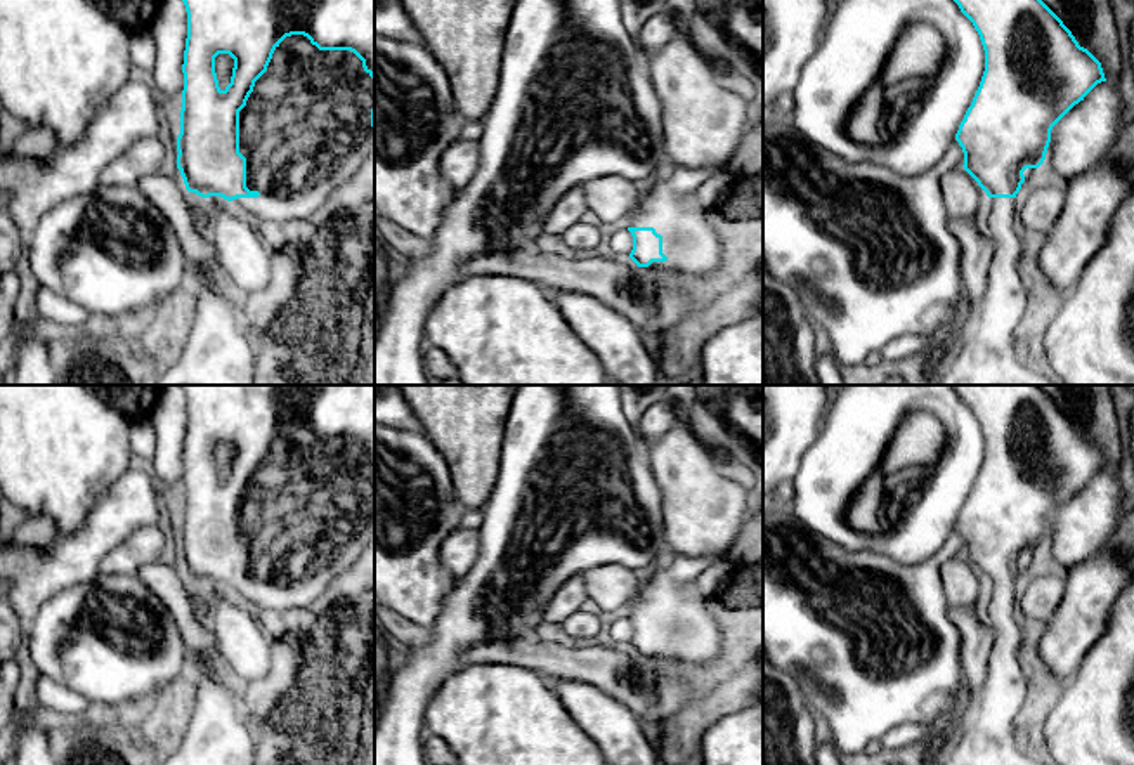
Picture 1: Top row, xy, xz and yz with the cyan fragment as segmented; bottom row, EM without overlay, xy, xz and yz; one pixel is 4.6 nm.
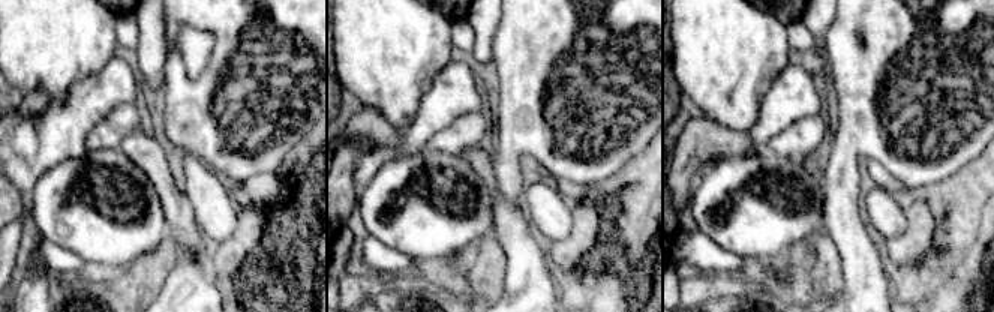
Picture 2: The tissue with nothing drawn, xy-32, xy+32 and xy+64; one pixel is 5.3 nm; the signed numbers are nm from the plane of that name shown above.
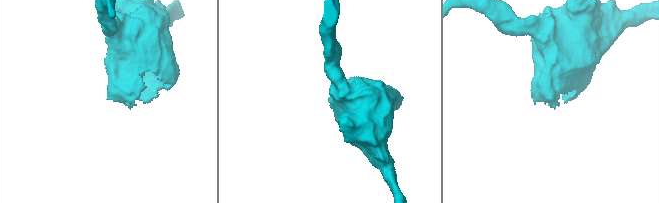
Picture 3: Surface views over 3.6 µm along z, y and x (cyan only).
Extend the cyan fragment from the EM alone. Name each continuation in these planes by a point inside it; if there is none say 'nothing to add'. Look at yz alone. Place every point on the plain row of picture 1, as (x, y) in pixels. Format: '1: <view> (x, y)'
1: yz (992, 738)

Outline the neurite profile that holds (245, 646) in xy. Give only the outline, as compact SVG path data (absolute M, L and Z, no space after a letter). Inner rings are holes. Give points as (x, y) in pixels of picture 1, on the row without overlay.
M208 586L208 626L218 644L218 654L238 685L257 680L272 663L272 631L255 611L231 590Z

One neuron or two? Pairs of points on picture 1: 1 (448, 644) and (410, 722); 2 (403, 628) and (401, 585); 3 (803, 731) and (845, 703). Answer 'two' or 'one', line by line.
1: one
2: two
3: two

